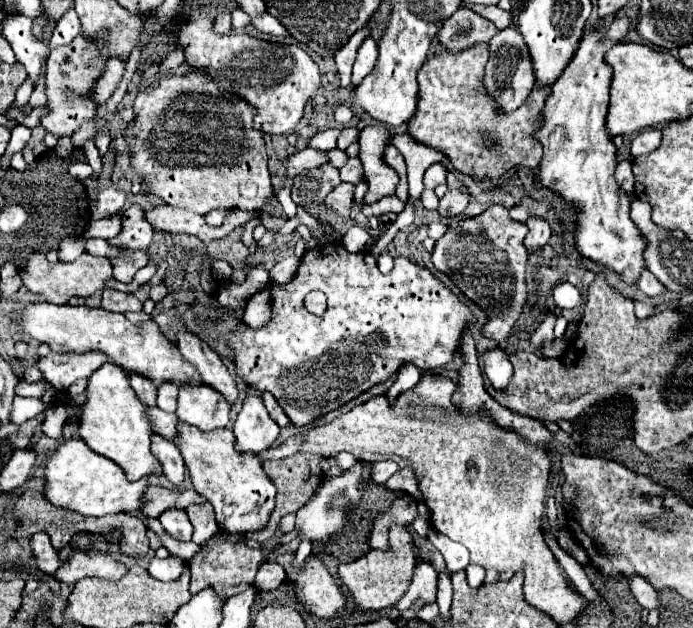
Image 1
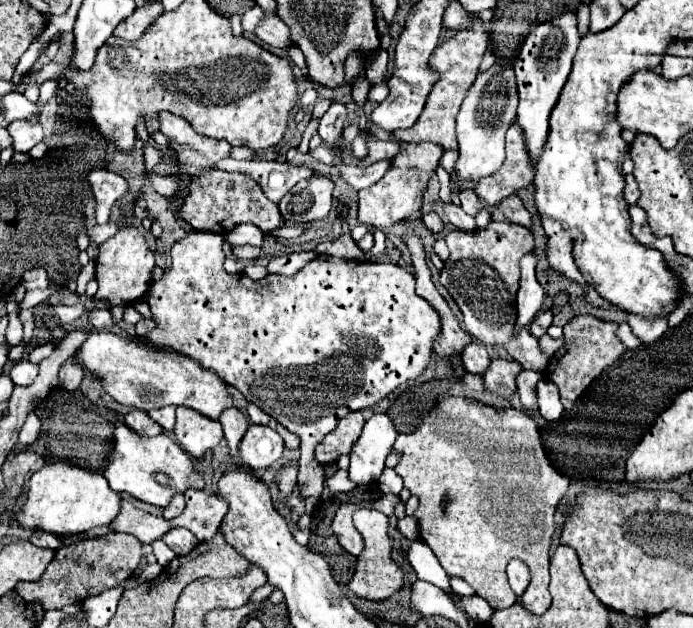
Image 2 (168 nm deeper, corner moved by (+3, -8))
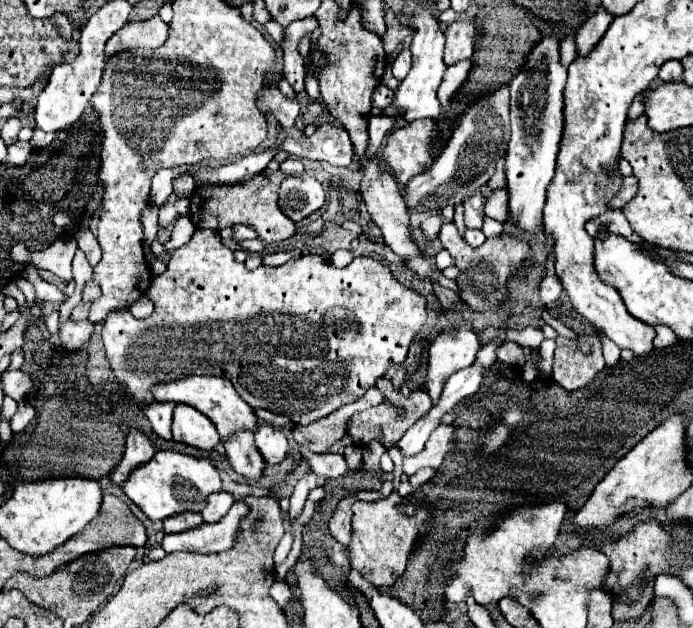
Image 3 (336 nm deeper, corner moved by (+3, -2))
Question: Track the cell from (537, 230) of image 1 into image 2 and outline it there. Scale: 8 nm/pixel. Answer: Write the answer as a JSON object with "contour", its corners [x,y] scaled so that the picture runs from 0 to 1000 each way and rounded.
{"contour":[[[772,398],[760,401],[752,411],[752,455],[746,468],[746,522],[760,519],[781,494],[781,484],[786,478],[784,455],[778,452],[772,436],[772,420],[775,420]]]}

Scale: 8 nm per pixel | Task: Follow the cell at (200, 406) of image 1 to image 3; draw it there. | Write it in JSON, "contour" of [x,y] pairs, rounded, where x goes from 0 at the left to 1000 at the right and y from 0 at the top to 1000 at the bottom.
{"contour":[[[267,643],[253,646],[247,685],[253,704],[264,704],[290,717],[307,717],[316,707],[307,672],[302,672],[287,653],[278,653]]]}

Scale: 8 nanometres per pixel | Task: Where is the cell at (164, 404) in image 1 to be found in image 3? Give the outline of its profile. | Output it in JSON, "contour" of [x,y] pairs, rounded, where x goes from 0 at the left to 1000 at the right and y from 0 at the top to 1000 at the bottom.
{"contour":[[[224,640],[218,646],[206,650],[206,659],[212,662],[218,685],[235,697],[235,701],[247,701],[247,666],[250,666],[250,640]]]}

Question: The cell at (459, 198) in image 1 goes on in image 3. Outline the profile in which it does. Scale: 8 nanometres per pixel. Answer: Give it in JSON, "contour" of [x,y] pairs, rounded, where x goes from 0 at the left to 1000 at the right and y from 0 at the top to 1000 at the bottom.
{"contour":[[[619,344],[616,350],[610,350],[608,366],[613,369],[613,382],[616,382],[616,385],[619,385],[619,382],[628,382],[628,379],[622,379],[622,376],[631,376],[631,373],[633,373],[633,366],[636,366],[636,350],[633,350],[631,344]]]}

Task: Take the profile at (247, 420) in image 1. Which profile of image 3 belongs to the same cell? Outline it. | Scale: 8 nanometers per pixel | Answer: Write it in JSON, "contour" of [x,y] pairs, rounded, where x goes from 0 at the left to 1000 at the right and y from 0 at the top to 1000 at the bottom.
{"contour":[[[377,675],[368,691],[368,707],[385,739],[405,739],[417,723],[417,701],[400,678]]]}

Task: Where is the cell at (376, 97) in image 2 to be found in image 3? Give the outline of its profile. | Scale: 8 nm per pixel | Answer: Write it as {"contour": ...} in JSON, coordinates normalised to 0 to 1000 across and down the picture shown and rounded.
{"contour":[[[583,76],[566,102],[566,113],[570,113],[570,124],[582,127],[589,118],[593,107],[595,86],[590,76]]]}

